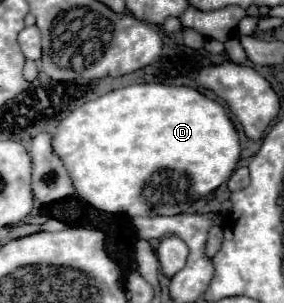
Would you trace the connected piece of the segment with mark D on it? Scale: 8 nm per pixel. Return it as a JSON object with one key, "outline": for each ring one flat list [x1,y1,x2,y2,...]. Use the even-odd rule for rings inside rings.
{"outline":[[140,83,110,91,84,103,60,121,52,137,52,153,64,161,76,195,104,213,158,217,184,213,192,203,218,189,240,157,238,133,224,107,190,87]]}

